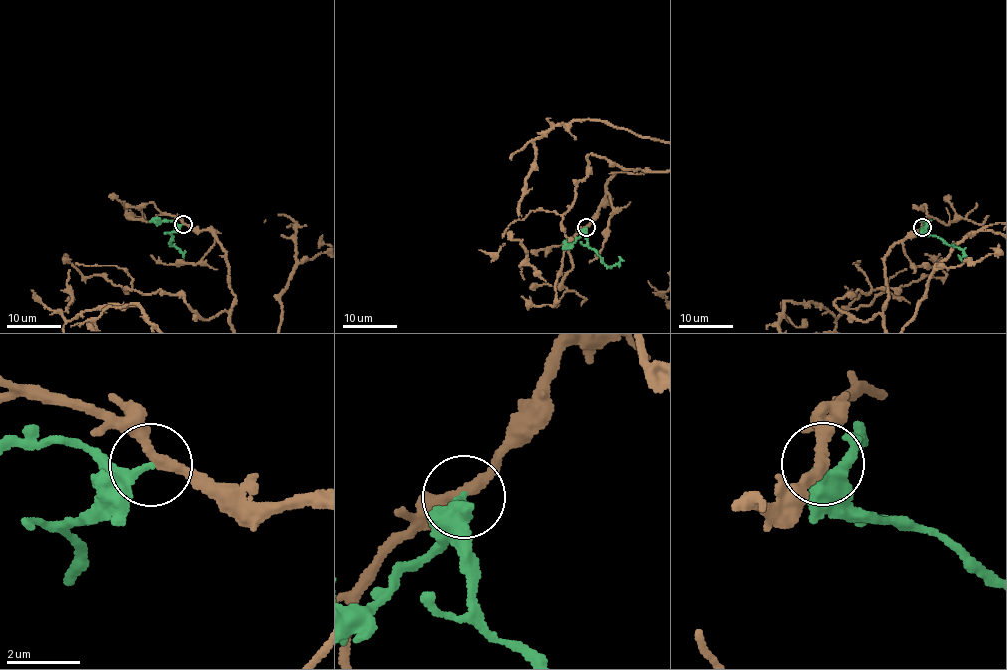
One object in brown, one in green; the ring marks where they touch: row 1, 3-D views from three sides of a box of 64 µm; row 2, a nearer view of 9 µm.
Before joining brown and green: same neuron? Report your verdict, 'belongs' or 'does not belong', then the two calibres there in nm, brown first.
does not belong; 300 nm thick on the brown side, 280 nm on the other

